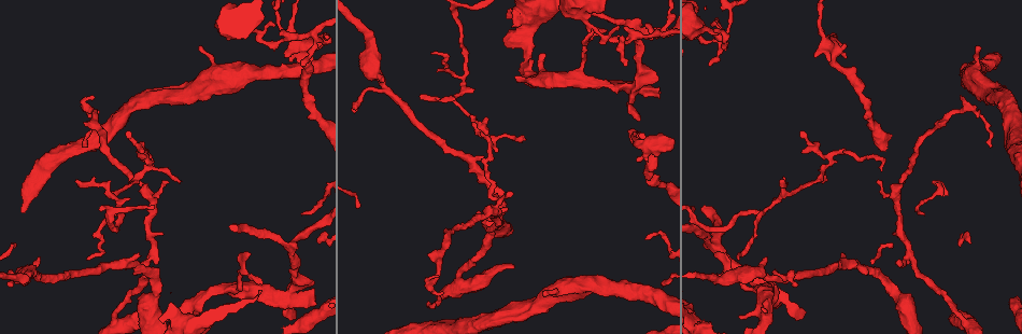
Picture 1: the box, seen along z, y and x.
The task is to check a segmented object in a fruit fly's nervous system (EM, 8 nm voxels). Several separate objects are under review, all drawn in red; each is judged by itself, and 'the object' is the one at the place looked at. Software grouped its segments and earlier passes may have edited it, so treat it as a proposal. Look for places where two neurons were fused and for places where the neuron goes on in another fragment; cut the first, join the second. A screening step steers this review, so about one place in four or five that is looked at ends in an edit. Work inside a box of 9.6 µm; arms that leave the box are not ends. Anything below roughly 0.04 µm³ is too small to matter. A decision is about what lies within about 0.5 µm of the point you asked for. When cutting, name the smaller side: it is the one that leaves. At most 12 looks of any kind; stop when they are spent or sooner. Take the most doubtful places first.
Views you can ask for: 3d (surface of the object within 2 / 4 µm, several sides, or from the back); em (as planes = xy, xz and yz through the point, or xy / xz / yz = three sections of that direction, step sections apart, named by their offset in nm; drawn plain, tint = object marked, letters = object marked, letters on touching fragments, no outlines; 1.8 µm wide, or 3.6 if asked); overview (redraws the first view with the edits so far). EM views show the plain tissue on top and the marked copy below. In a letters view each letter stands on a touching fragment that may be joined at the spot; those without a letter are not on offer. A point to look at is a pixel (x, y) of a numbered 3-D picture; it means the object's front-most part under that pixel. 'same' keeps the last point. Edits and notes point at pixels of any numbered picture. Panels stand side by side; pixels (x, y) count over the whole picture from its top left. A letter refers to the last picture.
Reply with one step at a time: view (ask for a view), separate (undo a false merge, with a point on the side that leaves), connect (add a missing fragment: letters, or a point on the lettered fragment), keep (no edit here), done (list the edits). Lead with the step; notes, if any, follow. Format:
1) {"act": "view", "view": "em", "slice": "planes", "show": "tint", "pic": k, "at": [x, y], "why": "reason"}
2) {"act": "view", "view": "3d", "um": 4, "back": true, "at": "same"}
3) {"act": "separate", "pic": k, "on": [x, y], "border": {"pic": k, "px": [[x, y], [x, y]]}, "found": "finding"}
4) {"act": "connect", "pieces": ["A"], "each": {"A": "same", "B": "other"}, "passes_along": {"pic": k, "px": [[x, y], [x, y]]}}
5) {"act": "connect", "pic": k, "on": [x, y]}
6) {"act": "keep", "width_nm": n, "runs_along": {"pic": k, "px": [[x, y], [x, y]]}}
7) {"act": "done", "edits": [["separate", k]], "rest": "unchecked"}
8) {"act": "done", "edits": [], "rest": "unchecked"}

{"act": "view", "view": "3d", "um": 4, "pic": 1, "at": [93, 96], "why": "free end"}

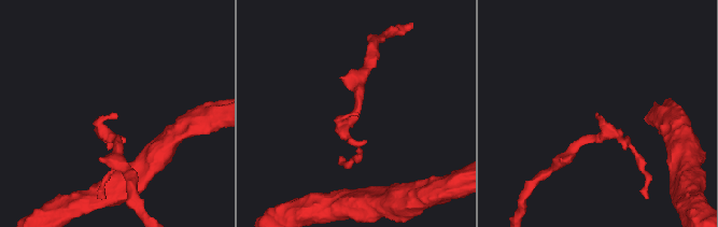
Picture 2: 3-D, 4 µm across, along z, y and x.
{"act": "view", "view": "em", "slice": "yz", "step": 8, "show": "letters", "pic": 2, "at": [357, 115], "why": "now the EM"}

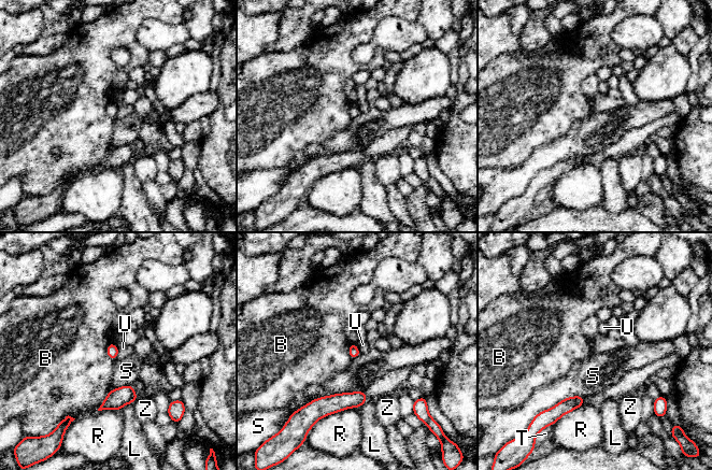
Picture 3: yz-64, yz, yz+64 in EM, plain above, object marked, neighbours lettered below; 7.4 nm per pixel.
{"act": "keep", "each": {"B": "other", "L": "other", "R": "other", "S": "other", "T": "other", "U": "other", "Z": "other"}, "border": {"pic": 3, "px": [[583, 396], [568, 396], [549, 409]]}, "found": "no lettered fragment goes on from it"}

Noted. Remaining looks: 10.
{"act": "view", "view": "em", "slice": "yz", "step": 4, "show": "tint", "pic": 1, "at": [286, 36], "why": "sharp bend"}

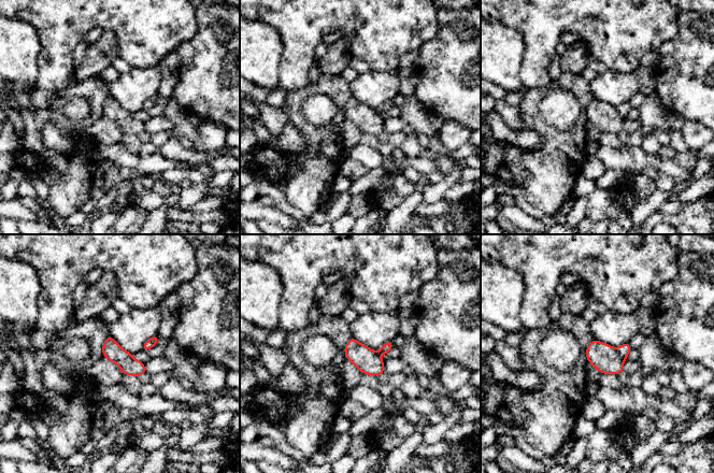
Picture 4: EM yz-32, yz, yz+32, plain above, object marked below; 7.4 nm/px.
{"act": "view", "view": "em", "slice": "planes", "show": "letters", "at": "same"}

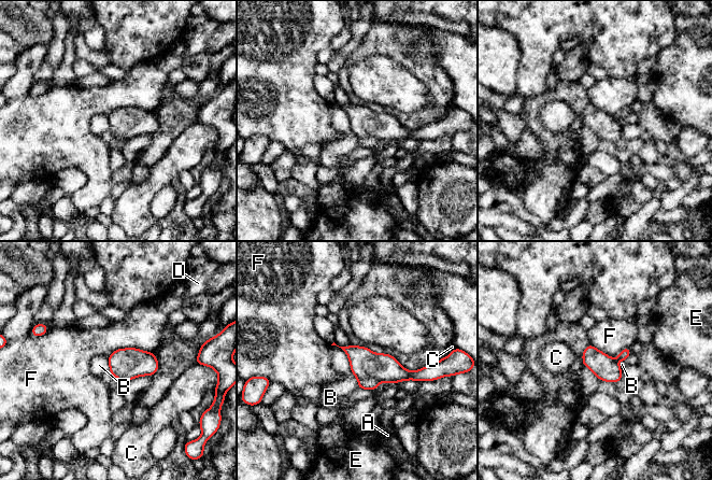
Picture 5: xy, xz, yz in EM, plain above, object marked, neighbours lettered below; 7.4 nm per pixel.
{"act": "separate", "pic": 5, "on": [365, 364], "each": {"A": "other", "B": "other", "C": "other", "D": "other", "E": "other", "F": "other"}, "found": "two neurons meet here"}

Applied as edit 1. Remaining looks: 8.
{"act": "view", "view": "overview"}

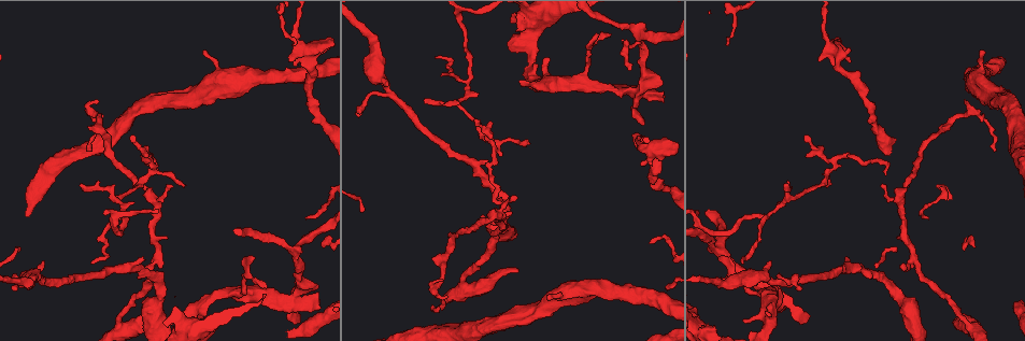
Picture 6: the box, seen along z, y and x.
{"act": "view", "view": "em", "slice": "yz", "step": 8, "show": "tint", "pic": 6, "at": [640, 163], "why": "an open end"}

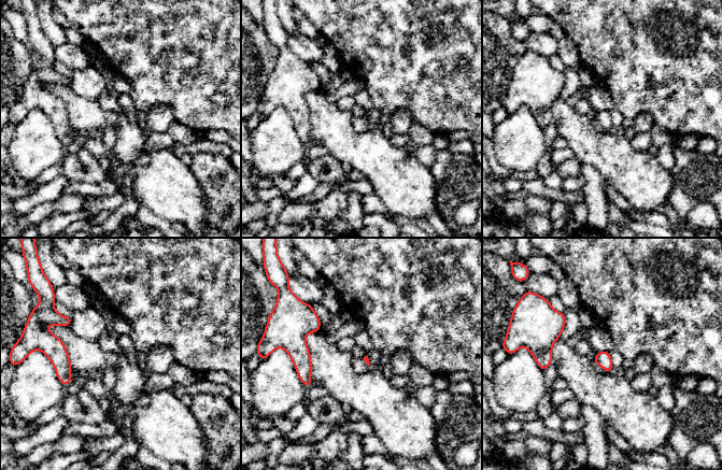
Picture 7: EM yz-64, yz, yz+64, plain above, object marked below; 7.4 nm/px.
{"act": "view", "view": "em", "slice": "planes", "show": "letters", "at": "same"}

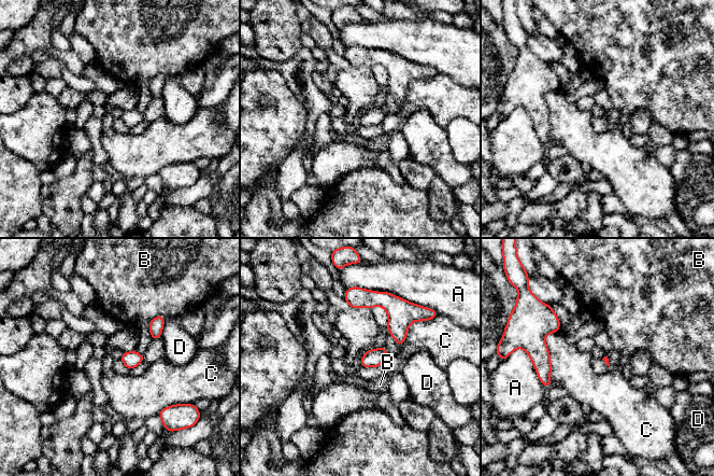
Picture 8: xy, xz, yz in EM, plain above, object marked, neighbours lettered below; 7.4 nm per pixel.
{"act": "keep", "longest_contact_nm": ["A", 480], "each": {"A": "other", "B": "other", "C": "other", "D": "other"}, "border": {"pic": 8, "px": [[558, 331], [545, 336], [552, 383]]}, "found": "no lettered fragment goes on from it"}

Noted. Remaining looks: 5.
{"act": "view", "view": "3d", "um": 2, "pic": 6, "at": [663, 98], "why": "branch stops here"}

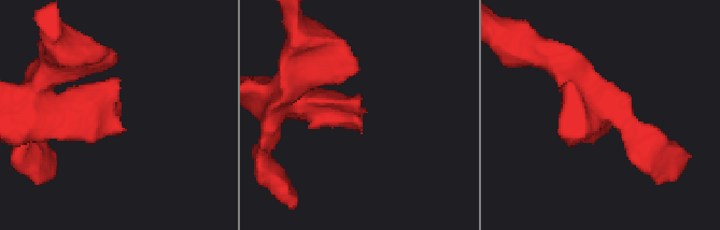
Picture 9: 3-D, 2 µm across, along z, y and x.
{"act": "view", "view": "em", "um": 3.6, "slice": "xz", "step": 16, "show": "letters", "pic": 9, "at": [360, 113], "why": "now the EM"}

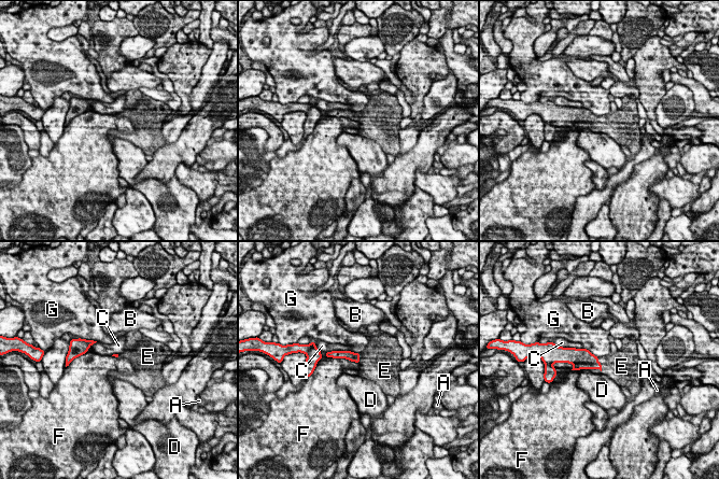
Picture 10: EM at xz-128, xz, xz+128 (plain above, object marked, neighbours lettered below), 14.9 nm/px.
{"act": "view", "view": "em", "um": 3.6, "slice": "planes", "show": "letters", "at": "same"}

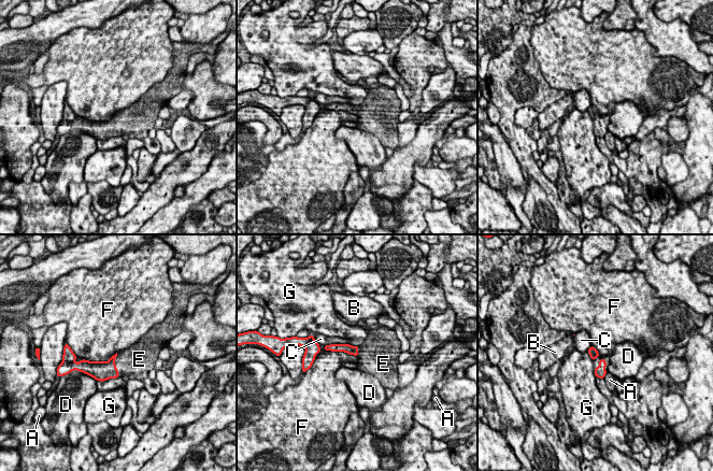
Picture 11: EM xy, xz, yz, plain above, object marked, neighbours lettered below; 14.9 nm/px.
{"act": "connect", "pieces": ["E"], "each": {"A": "other", "B": "other", "C": "other", "D": "other", "E": "same", "F": "other", "G": "other"}, "passes_along": {"pic": 11, "px": [[101, 371], [114, 365], [128, 361]]}, "found": "the neuron continues"}

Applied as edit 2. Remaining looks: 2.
{"act": "done", "edits": [["separate", 5], ["connect", 11]], "rest": "unchecked"}

